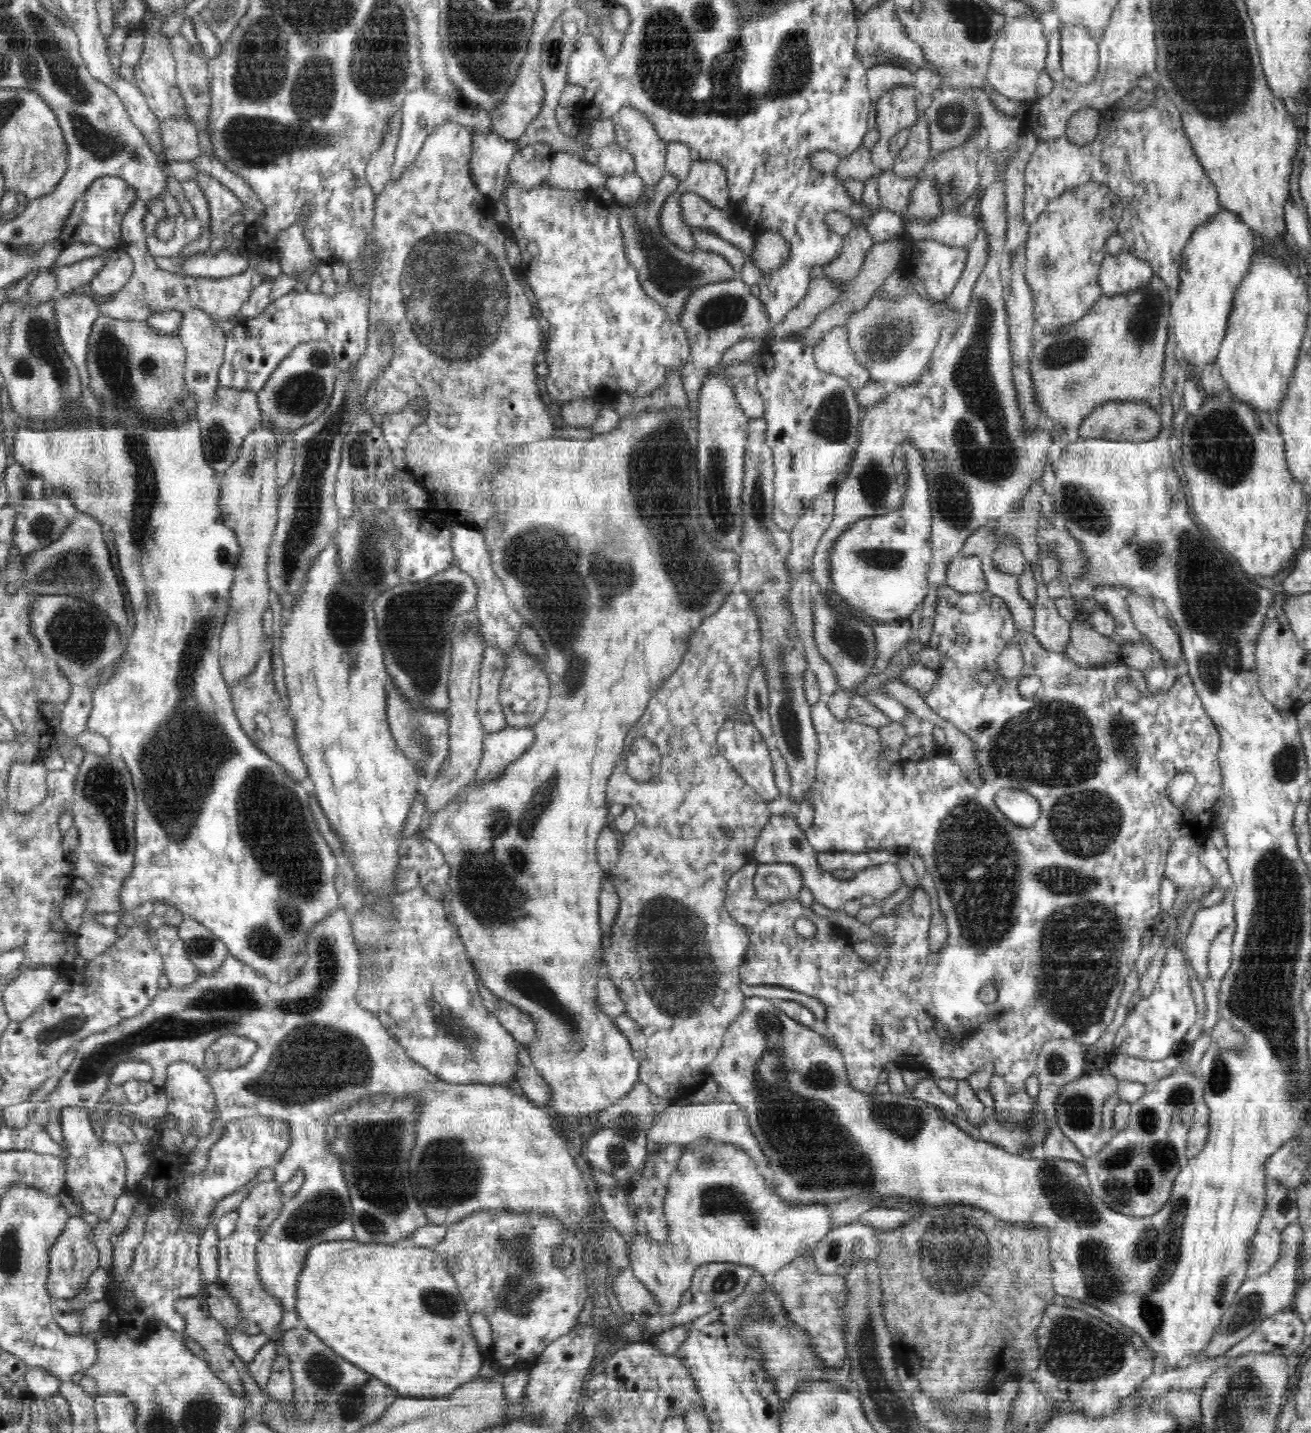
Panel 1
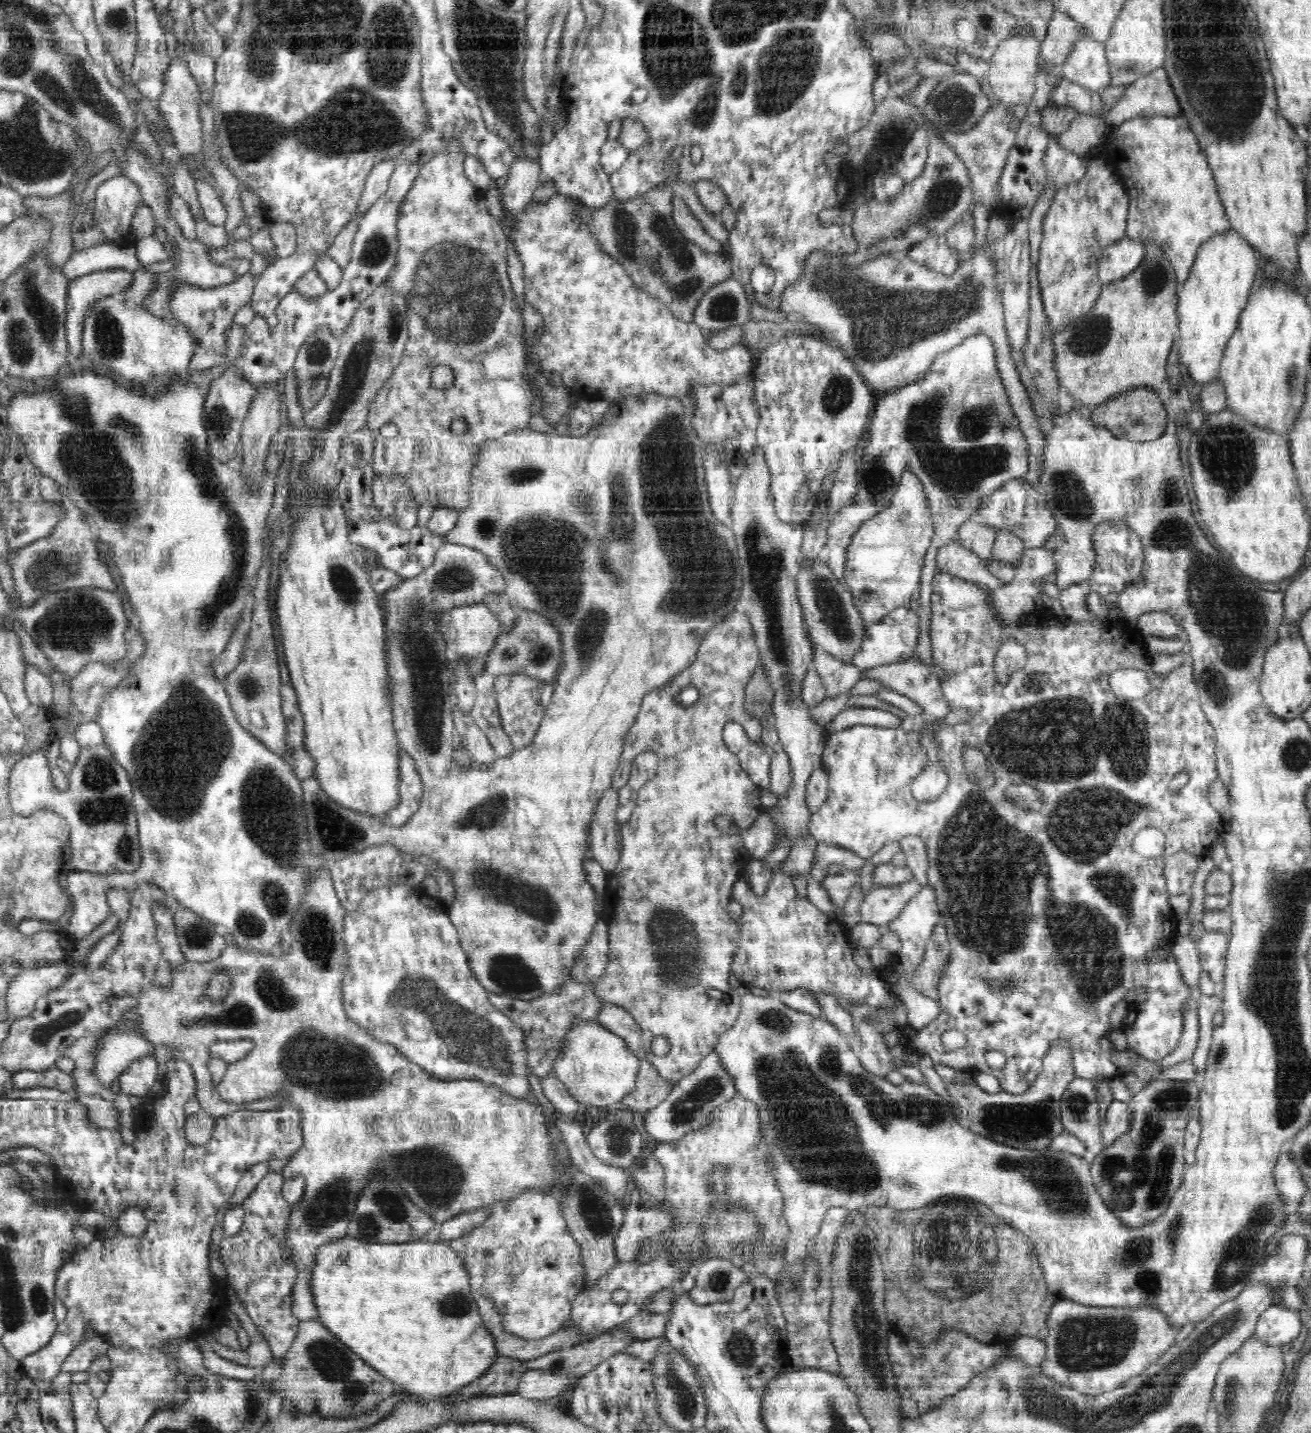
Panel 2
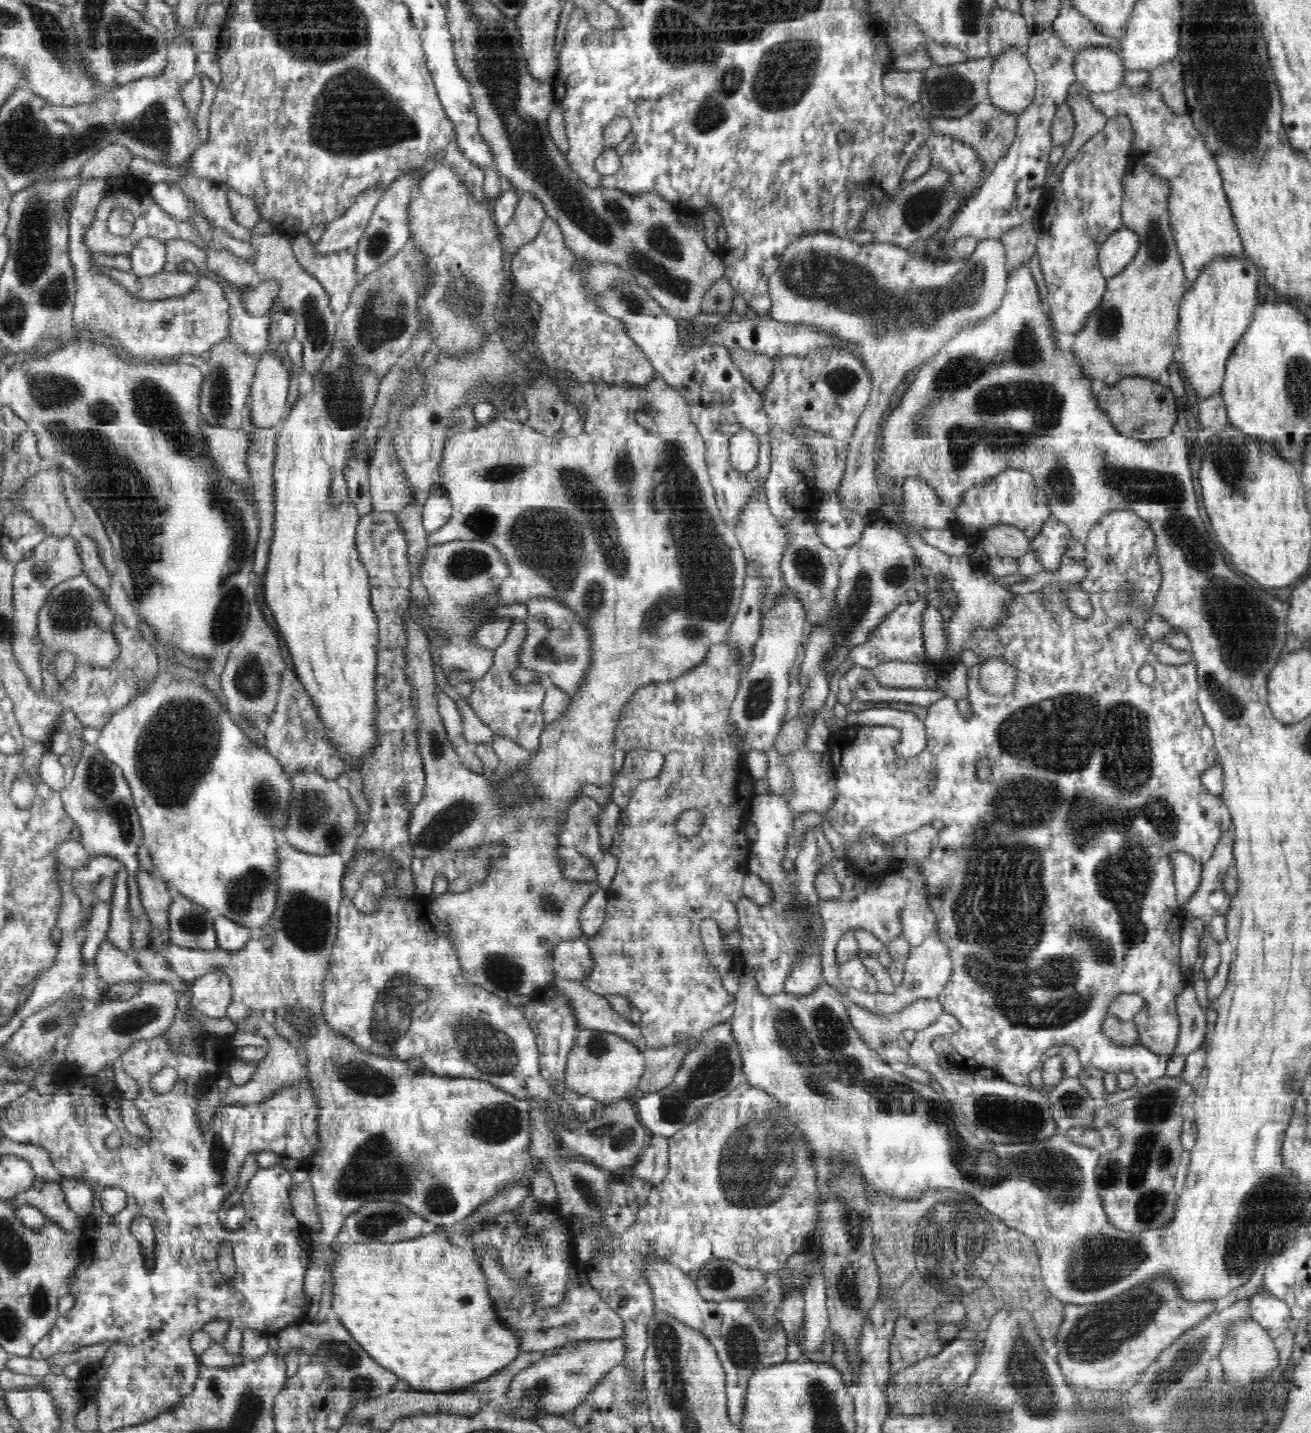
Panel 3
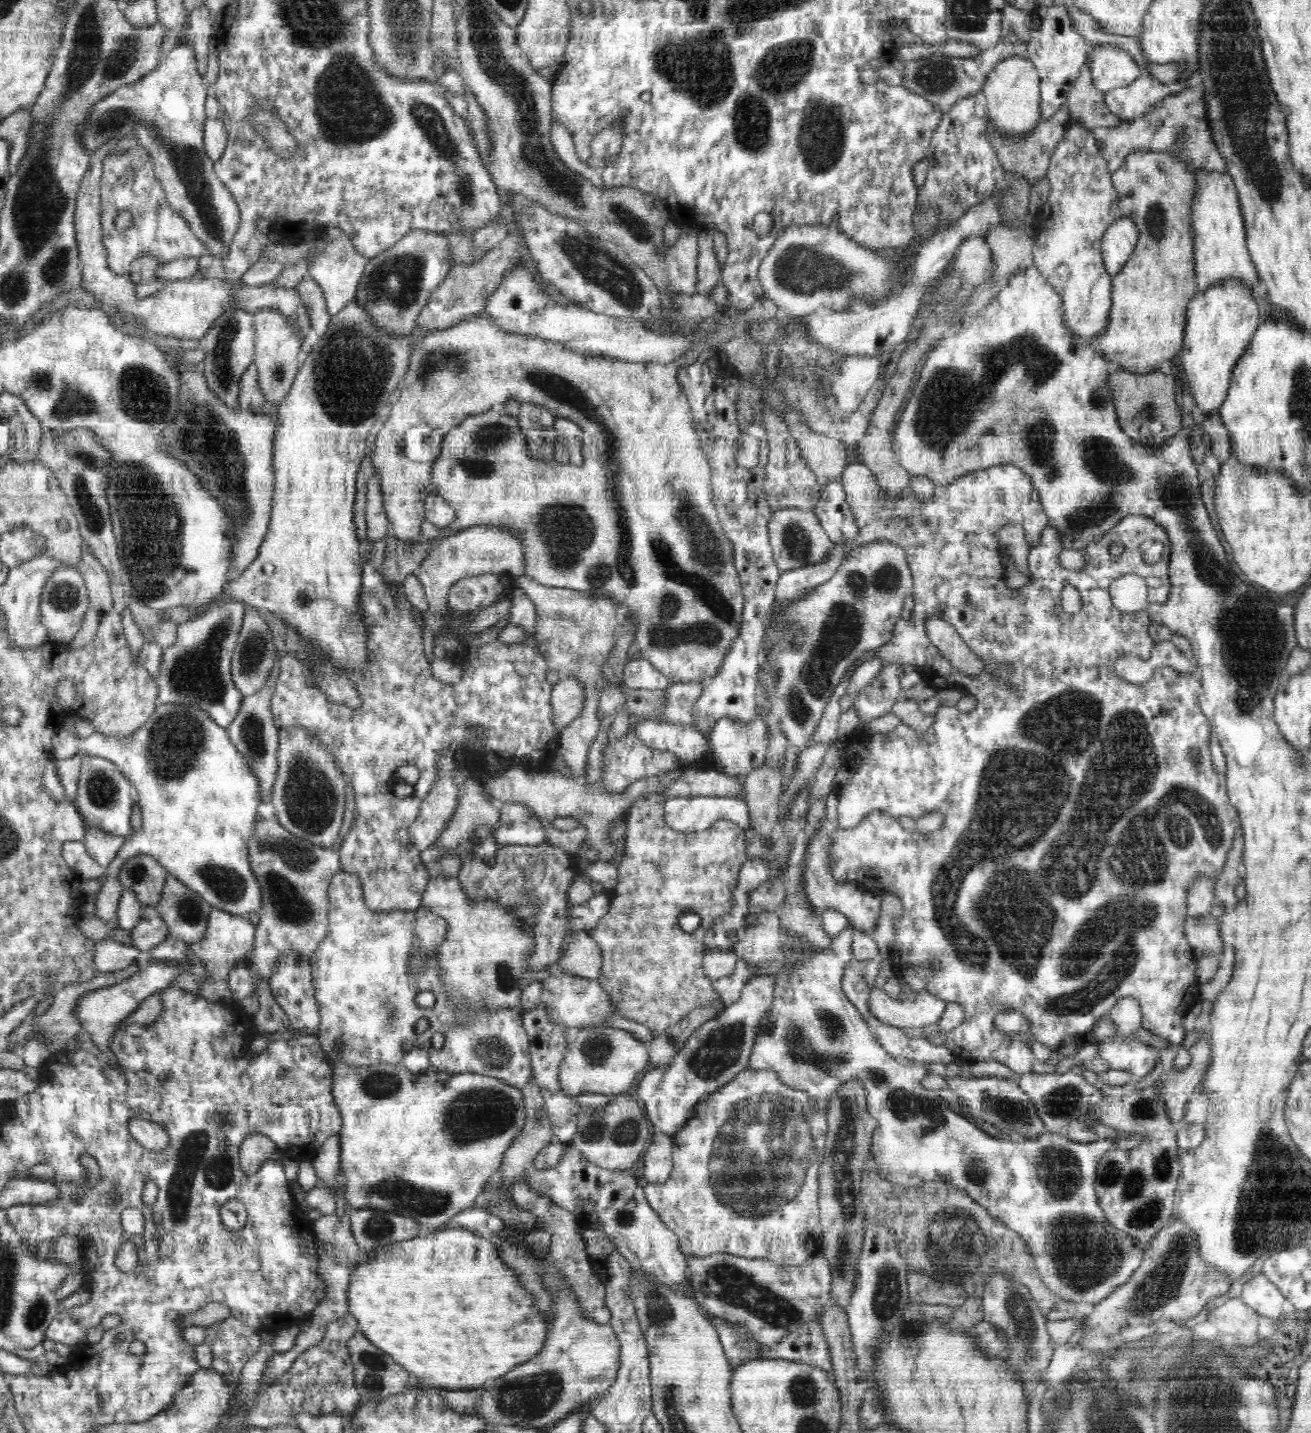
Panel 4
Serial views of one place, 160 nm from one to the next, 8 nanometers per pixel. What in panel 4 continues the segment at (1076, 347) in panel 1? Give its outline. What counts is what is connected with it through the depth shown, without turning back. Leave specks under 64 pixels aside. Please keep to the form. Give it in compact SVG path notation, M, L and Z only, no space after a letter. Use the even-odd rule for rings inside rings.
M1136 150L1132 154L1126 156L1124 164L1116 170L1112 175L1113 185L1119 196L1120 216L1129 216L1138 227L1139 239L1131 254L1127 263L1123 266L1122 270L1112 277L1112 304L1109 312L1109 319L1104 332L1101 332L1097 338L1092 338L1088 342L1096 348L1103 357L1110 363L1113 369L1125 369L1128 372L1134 372L1136 374L1148 374L1148 372L1160 371L1160 365L1164 360L1172 360L1176 355L1176 352L1180 352L1182 348L1185 326L1187 323L1187 306L1192 299L1195 298L1195 294L1198 292L1198 288L1195 283L1195 248L1193 245L1192 231L1192 219L1191 219L1191 202L1195 195L1197 182L1195 179L1195 173L1191 171L1191 168L1187 168L1185 164L1182 164L1180 160L1176 160L1173 156L1170 156L1166 151L1152 151L1152 150Z

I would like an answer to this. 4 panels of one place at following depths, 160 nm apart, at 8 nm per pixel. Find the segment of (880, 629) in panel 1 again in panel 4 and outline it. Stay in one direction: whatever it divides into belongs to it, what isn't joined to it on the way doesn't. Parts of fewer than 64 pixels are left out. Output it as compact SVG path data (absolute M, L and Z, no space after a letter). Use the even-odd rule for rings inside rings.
M863 463L848 464L840 481L843 483L846 501L856 515L860 534L856 536L856 540L852 540L848 544L834 544L832 552L828 552L828 558L824 560L824 563L782 573L776 585L773 606L790 606L792 602L802 600L812 588L828 583L828 580L836 574L836 570L840 568L840 564L844 562L845 556L853 548L882 539L901 546L904 549L906 559L908 559L914 581L913 598L915 605L909 620L900 618L895 622L891 639L875 649L875 656L886 660L888 663L916 666L928 686L939 688L942 684L945 686L951 684L953 688L962 688L967 693L972 694L978 703L971 712L961 712L957 707L941 706L940 710L935 713L935 721L924 732L922 738L915 735L913 728L902 723L890 732L869 734L859 738L856 758L852 760L854 766L851 766L854 775L838 789L838 828L831 832L830 869L832 869L834 879L840 882L854 883L860 890L872 893L874 896L880 897L880 900L881 896L886 893L896 895L902 903L903 912L900 917L895 919L895 942L885 950L886 955L894 954L894 958L900 956L901 961L907 964L907 968L916 965L932 965L935 968L935 974L929 979L926 990L947 1003L957 1002L964 1007L962 1025L948 1030L944 1035L931 1035L927 1039L931 1044L943 1045L953 1051L971 1055L973 1060L997 1060L1015 1072L1017 1076L1015 1081L1018 1083L1021 1075L1032 1072L1037 1059L1025 1037L1010 1035L996 1028L994 1025L996 1014L1006 1012L1006 1010L1020 1012L1030 1021L1028 1038L1032 1036L1036 1042L1040 1042L1050 1050L1055 1050L1065 1038L1090 1033L1100 1018L1109 1014L1117 1000L1132 997L1140 1003L1143 1029L1167 1040L1170 1045L1180 1046L1186 1034L1182 1020L1192 1006L1200 1000L1200 983L1196 977L1197 961L1193 956L1193 949L1184 935L1186 918L1188 918L1187 890L1199 876L1208 876L1214 879L1221 873L1228 851L1236 836L1236 830L1241 828L1241 822L1238 811L1231 806L1225 792L1224 777L1217 774L1212 766L1211 750L1209 749L1211 724L1207 716L1200 711L1198 702L1198 695L1202 692L1201 679L1197 679L1194 675L1180 674L1170 667L1156 667L1155 674L1147 683L1134 684L1121 679L1114 671L1116 660L1122 656L1133 654L1144 660L1149 659L1155 642L1148 632L1148 627L1152 622L1147 609L1136 612L1120 612L1111 601L1110 583L1120 576L1136 574L1144 578L1148 585L1147 599L1149 604L1153 606L1164 604L1168 600L1171 590L1170 578L1168 577L1171 544L1165 528L1162 528L1151 518L1142 515L1125 516L1115 527L1100 535L1084 548L1086 551L1086 568L1080 571L1070 571L1061 566L1060 557L1058 557L1063 550L1062 543L1060 543L1060 533L1048 524L1048 515L1044 513L1039 493L1032 485L1032 479L1028 478L1015 465L1008 464L973 471L956 478L948 486L936 486L934 500L930 503L920 503L909 486L898 497L890 497L886 490L877 483L874 475L872 475L872 470ZM1008 525L1020 525L1024 529L1026 541L1031 546L1028 556L1031 578L1019 589L1010 589L1005 585L1006 572L1002 566L1002 553L1000 553L1002 550L1000 550L995 535L1000 529ZM1145 540L1158 540L1163 544L1160 560L1154 564L1146 564L1142 552L1140 552L1140 546L1144 544ZM1118 542L1124 546L1124 550L1118 557L1114 558L1110 553L1110 548L1112 548L1112 544L1118 544ZM1068 584L1078 590L1082 600L1082 607L1073 614L1066 613L1060 606L1060 594L1062 594L1064 586L1068 586ZM932 617L940 617L953 625L956 632L970 647L970 650L983 660L984 666L980 673L973 675L962 673L939 653L926 664L924 640L928 640L928 635L926 631L924 632L924 626L926 621ZM1004 665L1010 667L1006 680L1010 681L1010 685L1015 686L1015 689L1009 689L1010 686L1005 684L1003 680L993 680L993 676L991 676L996 669ZM930 811L941 811L944 815L940 828L930 836L908 831L898 823L900 816L910 816L916 821L917 817ZM1050 860L1062 860L1060 862L1062 866L1054 866L1054 864L1046 866L1046 862L1050 862ZM1116 1037L1099 1041L1100 1056L1109 1068L1127 1070L1135 1076L1135 1081L1146 1078L1158 1062L1159 1054L1150 1046L1141 1044L1134 1038Z

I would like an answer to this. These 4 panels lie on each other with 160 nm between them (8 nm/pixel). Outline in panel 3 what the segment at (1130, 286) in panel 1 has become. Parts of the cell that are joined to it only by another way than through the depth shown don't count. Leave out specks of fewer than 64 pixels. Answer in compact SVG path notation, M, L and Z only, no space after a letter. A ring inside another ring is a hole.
M1125 227L1108 236L1099 250L1101 273L1107 279L1120 274L1134 260L1139 246L1139 236Z

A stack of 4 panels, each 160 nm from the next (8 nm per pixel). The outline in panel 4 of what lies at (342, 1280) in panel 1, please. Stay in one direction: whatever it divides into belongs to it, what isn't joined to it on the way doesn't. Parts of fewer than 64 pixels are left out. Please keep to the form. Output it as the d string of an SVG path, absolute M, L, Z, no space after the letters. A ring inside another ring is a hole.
M440 1228L426 1231L420 1237L414 1237L399 1243L392 1243L372 1251L365 1261L360 1261L351 1270L349 1287L347 1290L349 1313L358 1321L360 1332L382 1352L392 1356L404 1366L412 1376L416 1376L423 1388L433 1387L438 1389L463 1391L482 1388L490 1378L498 1379L514 1367L536 1356L544 1346L550 1323L543 1320L543 1316L535 1309L535 1300L531 1292L525 1290L516 1280L515 1272L500 1258L499 1248L495 1240L488 1240L468 1229Z

